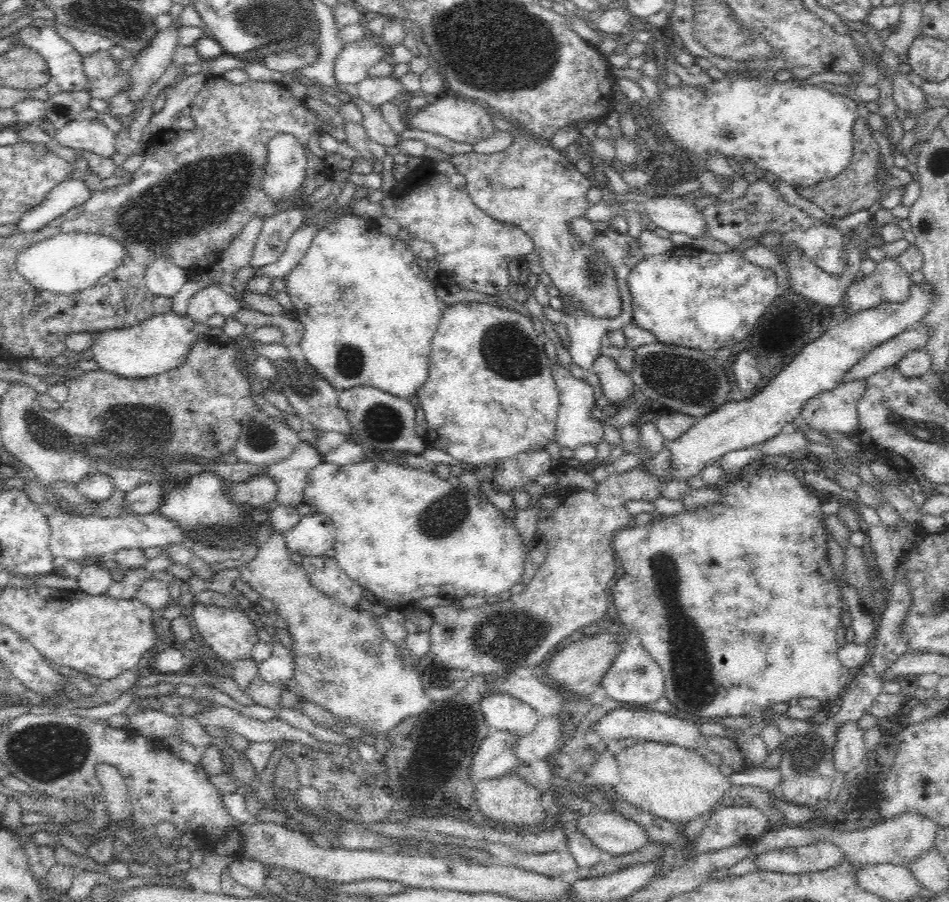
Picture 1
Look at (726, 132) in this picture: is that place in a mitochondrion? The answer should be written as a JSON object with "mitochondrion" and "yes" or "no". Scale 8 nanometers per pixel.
{"mitochondrion":"yes"}

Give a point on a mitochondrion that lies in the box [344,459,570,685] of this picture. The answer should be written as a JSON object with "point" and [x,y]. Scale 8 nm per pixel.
{"point":[506,637]}

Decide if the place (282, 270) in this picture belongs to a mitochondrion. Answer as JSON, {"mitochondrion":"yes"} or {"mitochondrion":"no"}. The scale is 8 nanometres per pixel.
{"mitochondrion":"no"}

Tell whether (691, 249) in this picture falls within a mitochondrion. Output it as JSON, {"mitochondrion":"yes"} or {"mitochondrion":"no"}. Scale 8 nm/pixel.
{"mitochondrion":"no"}

